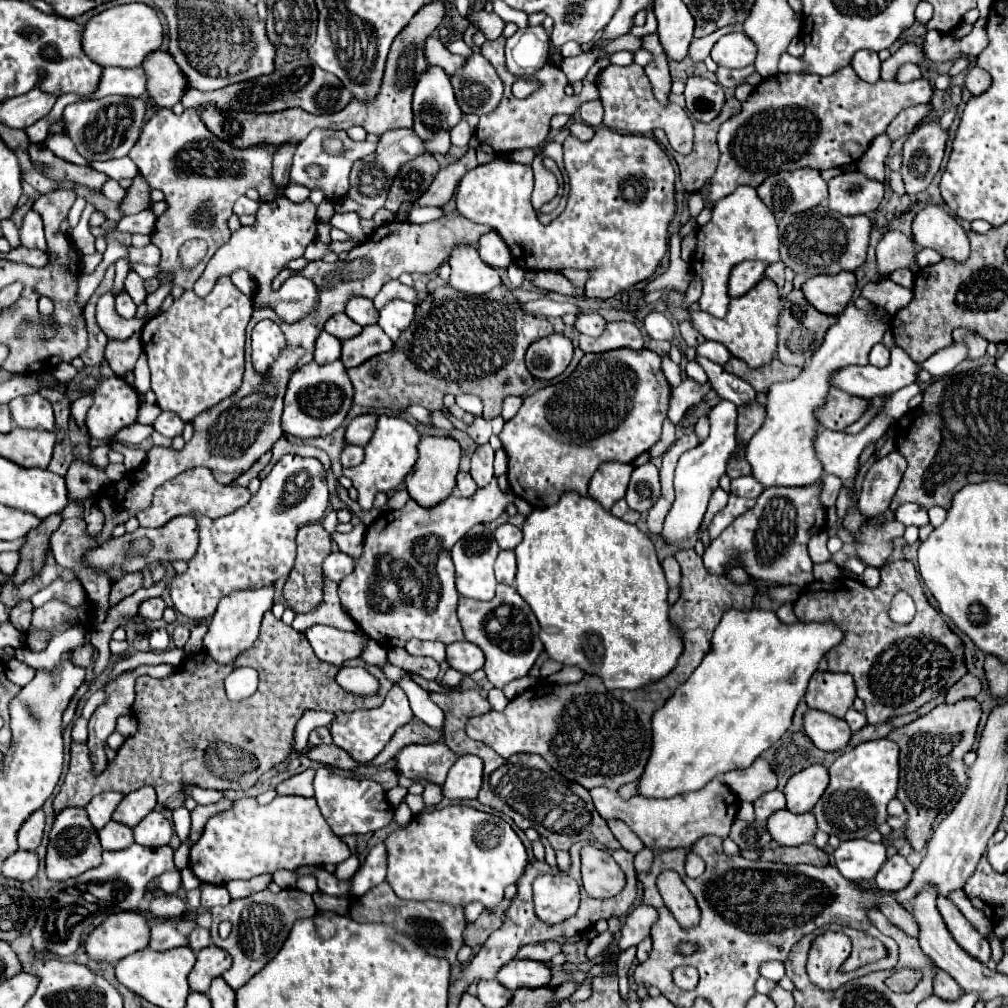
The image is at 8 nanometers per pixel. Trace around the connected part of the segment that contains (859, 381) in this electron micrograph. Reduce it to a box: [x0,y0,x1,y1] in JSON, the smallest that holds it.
[833,332,921,400]

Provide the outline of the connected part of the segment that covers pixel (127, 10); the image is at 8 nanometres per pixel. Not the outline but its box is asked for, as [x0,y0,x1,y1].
[83,2,163,68]

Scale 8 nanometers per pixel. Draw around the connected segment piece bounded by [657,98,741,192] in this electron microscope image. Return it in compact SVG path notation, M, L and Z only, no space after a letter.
M729 98L725 102L721 114L713 122L703 124L703 122L693 120L695 142L693 142L693 152L689 156L681 156L681 154L673 152L667 138L657 136L659 144L669 148L669 152L677 160L681 182L683 182L683 188L687 192L699 192L703 188L703 184L713 176L713 170L717 168L717 162L719 162L719 148L717 148L717 142L715 142L717 130L727 118L735 116L739 110L741 110L741 102L737 98Z

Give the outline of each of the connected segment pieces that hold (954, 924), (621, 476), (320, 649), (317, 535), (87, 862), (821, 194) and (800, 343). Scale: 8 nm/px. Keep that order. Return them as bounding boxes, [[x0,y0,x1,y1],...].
[[937,896,991,964],[589,462,633,510],[305,626,363,666],[283,524,331,614],[47,808,101,880],[759,168,827,220],[777,290,837,366]]

